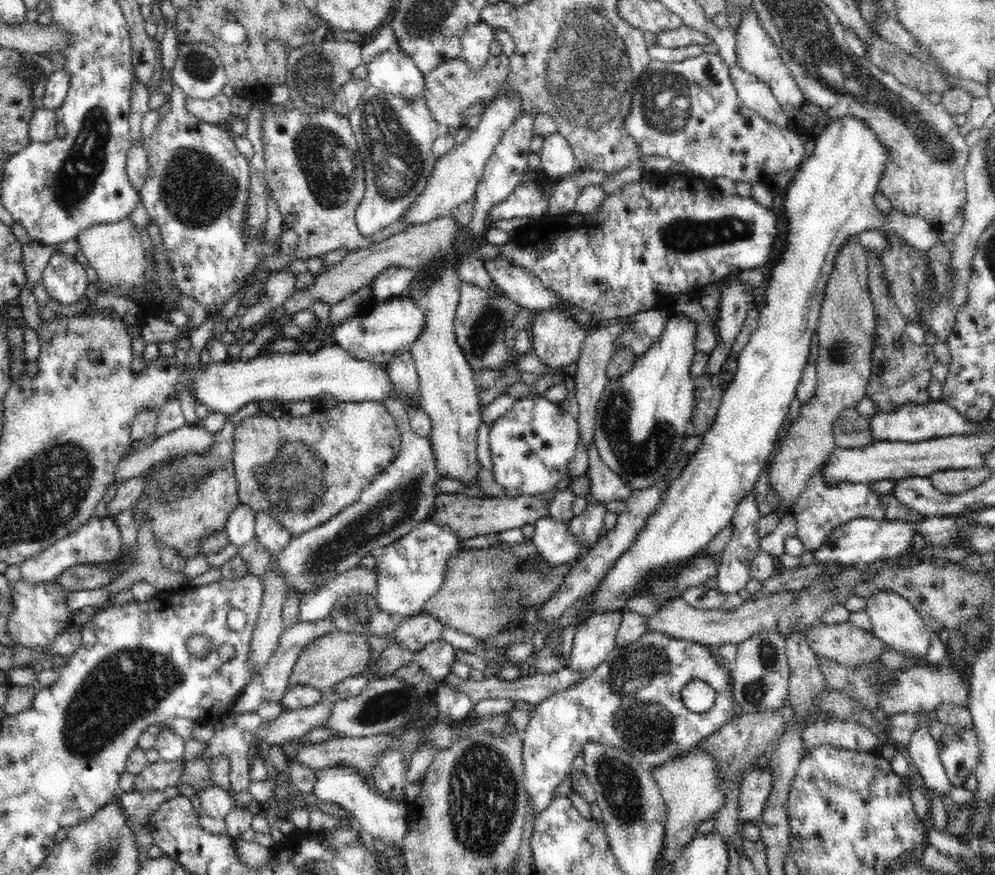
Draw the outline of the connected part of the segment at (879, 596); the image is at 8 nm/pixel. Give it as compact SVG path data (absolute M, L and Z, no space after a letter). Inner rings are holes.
M877 590L866 598L863 610L871 620L874 635L880 638L886 647L894 647L914 659L925 659L931 632L920 613L912 607L912 603L896 592Z

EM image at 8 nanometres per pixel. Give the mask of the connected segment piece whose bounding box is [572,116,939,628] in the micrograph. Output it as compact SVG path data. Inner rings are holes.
M846 116L829 122L826 129L808 143L809 156L800 164L799 172L777 204L779 211L786 216L787 234L784 240L786 249L782 252L779 262L770 269L766 303L759 310L758 326L736 356L737 370L734 373L734 380L724 391L716 421L703 435L699 450L691 457L689 464L670 482L658 508L650 514L635 542L616 560L616 564L594 588L594 592L584 596L586 601L584 610L576 612L576 618L572 618L572 624L576 625L576 628L594 613L620 611L632 597L642 594L643 586L651 576L673 571L676 567L679 568L680 565L692 560L702 553L703 548L712 542L716 534L731 524L738 503L754 489L762 469L770 464L770 458L788 424L790 404L795 399L795 392L800 385L802 370L808 364L812 336L817 334L816 326L824 302L824 288L834 268L834 260L840 248L846 244L846 240L858 236L864 230L881 230L886 234L898 234L902 241L906 241L918 250L930 250L939 242L939 230L934 229L923 218L888 215L878 211L874 205L874 196L879 192L880 175L883 173L889 152L867 124L861 122L859 118Z

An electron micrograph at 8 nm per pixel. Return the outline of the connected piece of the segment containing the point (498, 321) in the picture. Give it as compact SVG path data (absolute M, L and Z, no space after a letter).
M471 282L460 283L459 303L457 304L457 315L454 321L456 342L460 345L461 351L468 359L471 369L478 372L482 369L501 368L509 364L512 359L508 357L504 332L512 326L512 322L519 312L519 304L510 300L505 293L490 292L482 290Z

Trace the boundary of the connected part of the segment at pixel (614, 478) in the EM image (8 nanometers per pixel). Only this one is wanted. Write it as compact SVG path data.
M595 442L588 448L588 478L590 479L590 493L587 498L591 502L608 504L610 500L627 500L633 488L618 475L614 475L599 458Z

